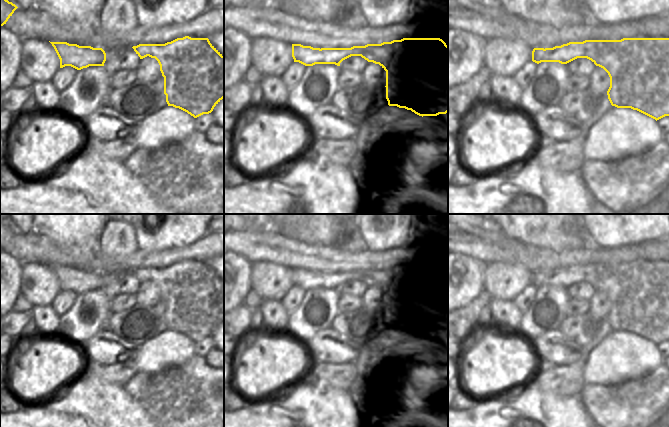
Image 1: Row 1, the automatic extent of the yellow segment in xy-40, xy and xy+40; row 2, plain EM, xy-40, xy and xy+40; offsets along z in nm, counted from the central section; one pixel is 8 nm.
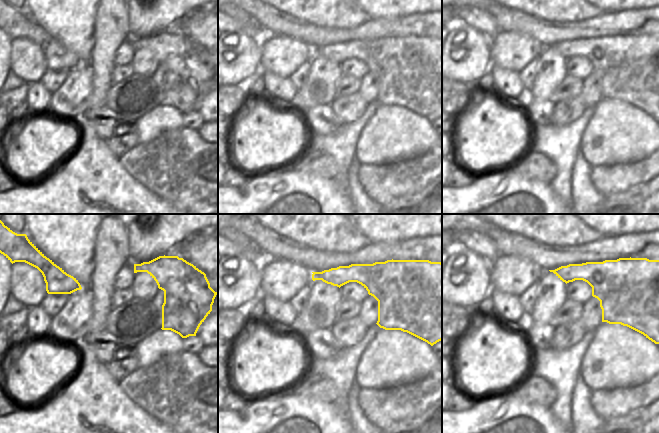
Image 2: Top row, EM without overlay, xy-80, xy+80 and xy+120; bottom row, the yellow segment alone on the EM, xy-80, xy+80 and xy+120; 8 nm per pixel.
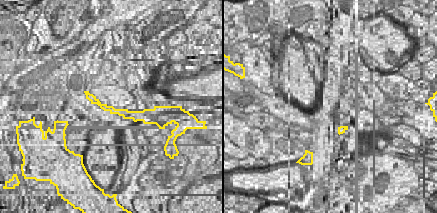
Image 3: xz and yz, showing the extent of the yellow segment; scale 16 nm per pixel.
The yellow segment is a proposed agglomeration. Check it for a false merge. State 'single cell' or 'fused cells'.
fused cells

